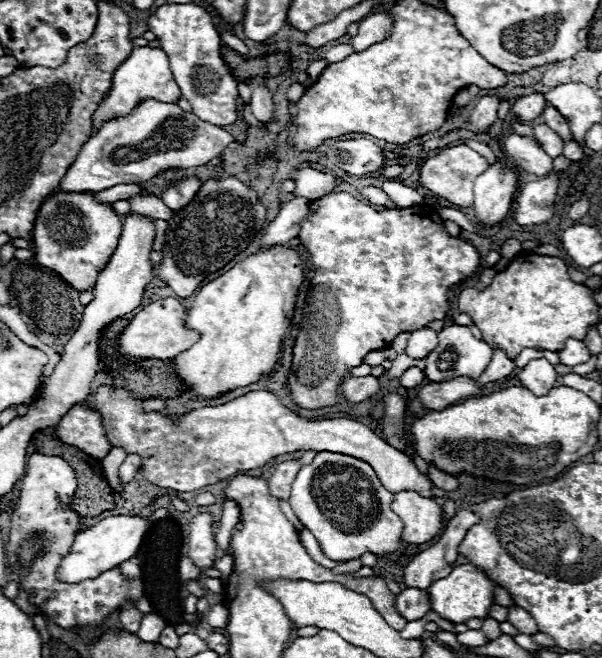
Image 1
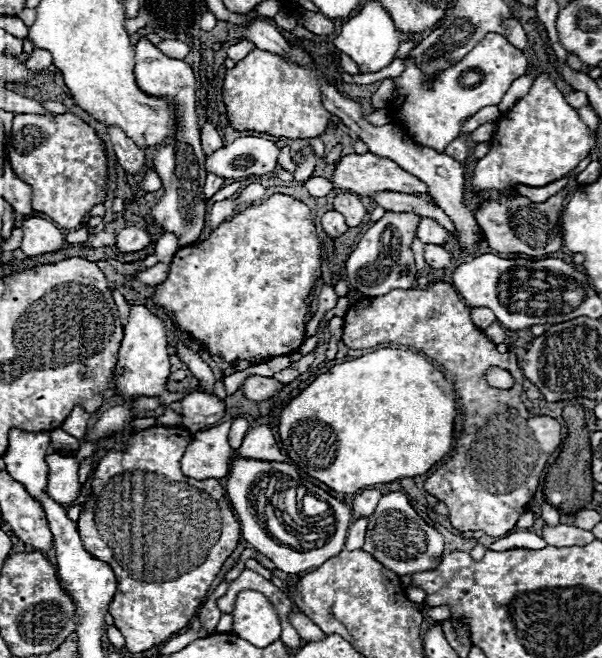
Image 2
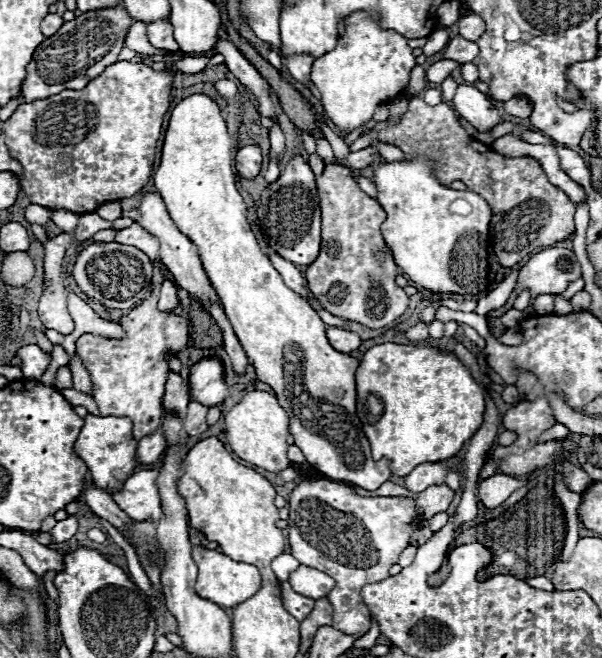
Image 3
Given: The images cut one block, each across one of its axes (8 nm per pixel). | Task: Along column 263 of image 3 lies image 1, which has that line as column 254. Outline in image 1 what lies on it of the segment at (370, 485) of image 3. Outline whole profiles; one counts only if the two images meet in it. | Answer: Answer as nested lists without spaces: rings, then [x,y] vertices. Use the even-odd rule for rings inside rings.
[[[272,246],[266,250],[262,248],[256,250],[254,254],[242,258],[240,264],[234,264],[222,276],[202,286],[196,292],[188,312],[188,326],[200,332],[200,340],[192,348],[174,358],[176,376],[186,382],[190,392],[196,392],[202,398],[214,398],[218,394],[224,394],[226,390],[258,382],[258,376],[272,372],[278,360],[280,342],[294,314],[294,302],[300,284],[302,284],[300,254],[290,246]]]

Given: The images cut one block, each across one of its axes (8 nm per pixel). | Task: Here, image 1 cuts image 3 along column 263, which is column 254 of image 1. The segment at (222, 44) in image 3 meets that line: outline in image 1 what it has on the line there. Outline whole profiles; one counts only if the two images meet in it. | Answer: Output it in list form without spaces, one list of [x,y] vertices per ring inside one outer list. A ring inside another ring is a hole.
[[[252,78],[250,82],[250,88],[252,88],[252,112],[258,120],[262,122],[270,122],[272,120],[272,112],[274,112],[274,102],[272,102],[272,92],[270,88],[258,80],[258,78]]]

